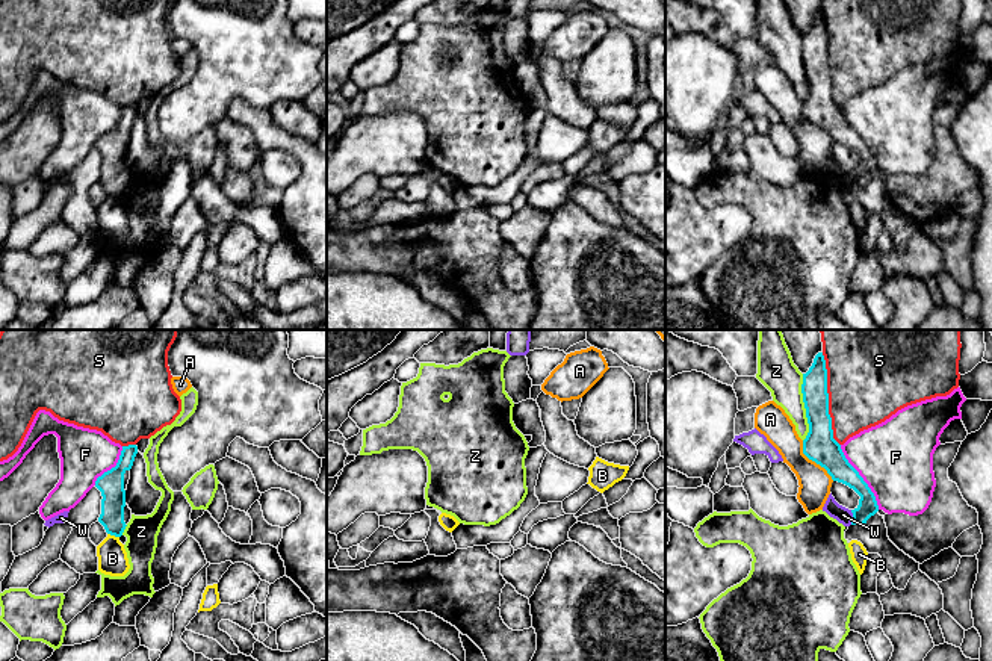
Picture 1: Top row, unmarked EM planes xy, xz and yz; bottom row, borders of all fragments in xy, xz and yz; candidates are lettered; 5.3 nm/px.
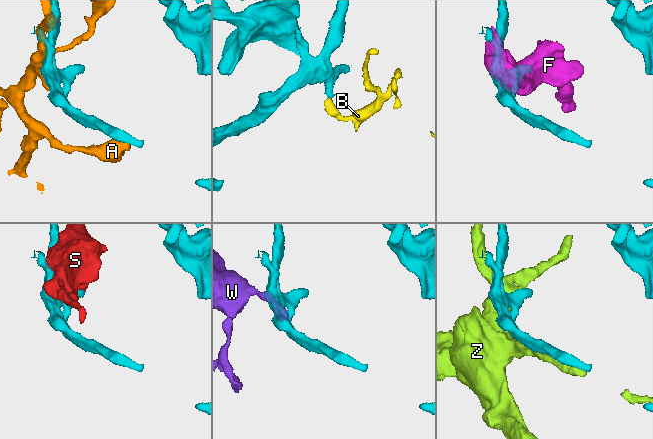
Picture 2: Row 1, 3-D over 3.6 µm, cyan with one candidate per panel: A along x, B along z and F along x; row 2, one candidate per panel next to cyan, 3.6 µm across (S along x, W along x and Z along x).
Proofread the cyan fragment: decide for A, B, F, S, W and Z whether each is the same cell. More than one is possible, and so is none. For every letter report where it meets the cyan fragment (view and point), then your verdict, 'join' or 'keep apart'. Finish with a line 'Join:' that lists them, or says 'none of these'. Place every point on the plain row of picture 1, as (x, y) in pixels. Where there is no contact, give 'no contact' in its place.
A: yz (814, 121) | keep apart
B: xy (114, 195) | keep apart
F: yz (861, 138) | keep apart
S: yz (827, 61) | keep apart
W: yz (853, 179) | keep apart
Z: yz (805, 68) | keep apart
Join: none of these

